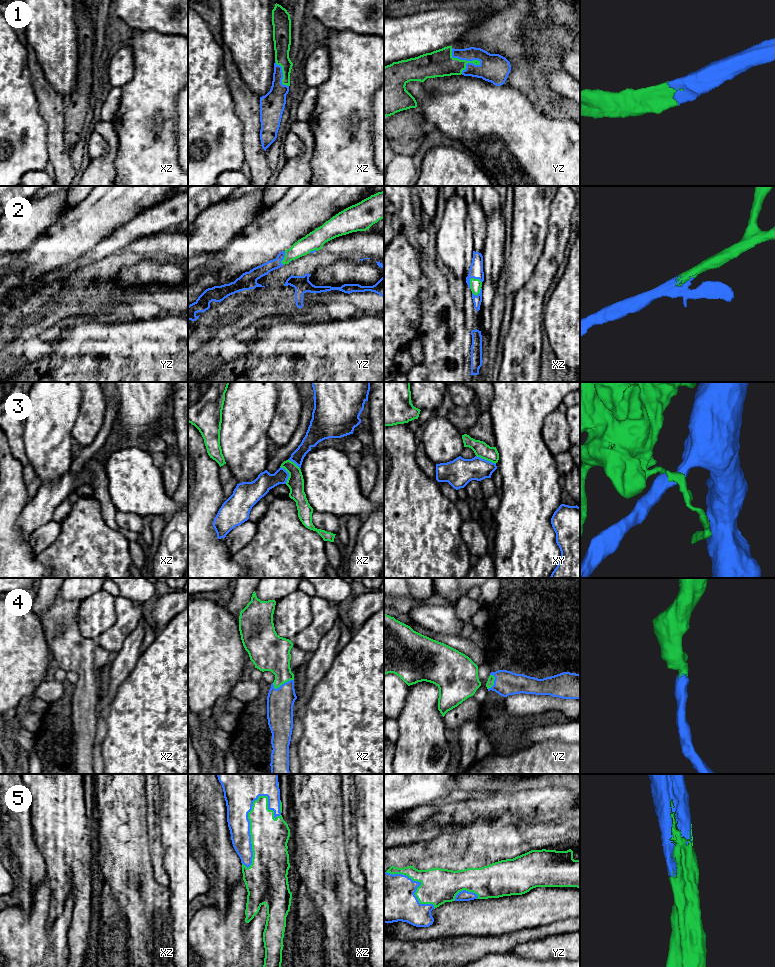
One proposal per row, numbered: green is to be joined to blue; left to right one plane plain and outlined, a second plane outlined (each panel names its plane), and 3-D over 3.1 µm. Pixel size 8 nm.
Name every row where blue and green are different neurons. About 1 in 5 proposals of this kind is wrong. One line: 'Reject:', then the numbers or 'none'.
Reject: 3

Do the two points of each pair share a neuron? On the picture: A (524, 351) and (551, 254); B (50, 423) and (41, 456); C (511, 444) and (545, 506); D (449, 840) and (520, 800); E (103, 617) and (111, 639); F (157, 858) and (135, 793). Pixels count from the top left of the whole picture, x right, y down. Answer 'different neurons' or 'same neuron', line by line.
A: same neuron
B: same neuron
C: same neuron
D: same neuron
E: different neurons
F: different neurons

